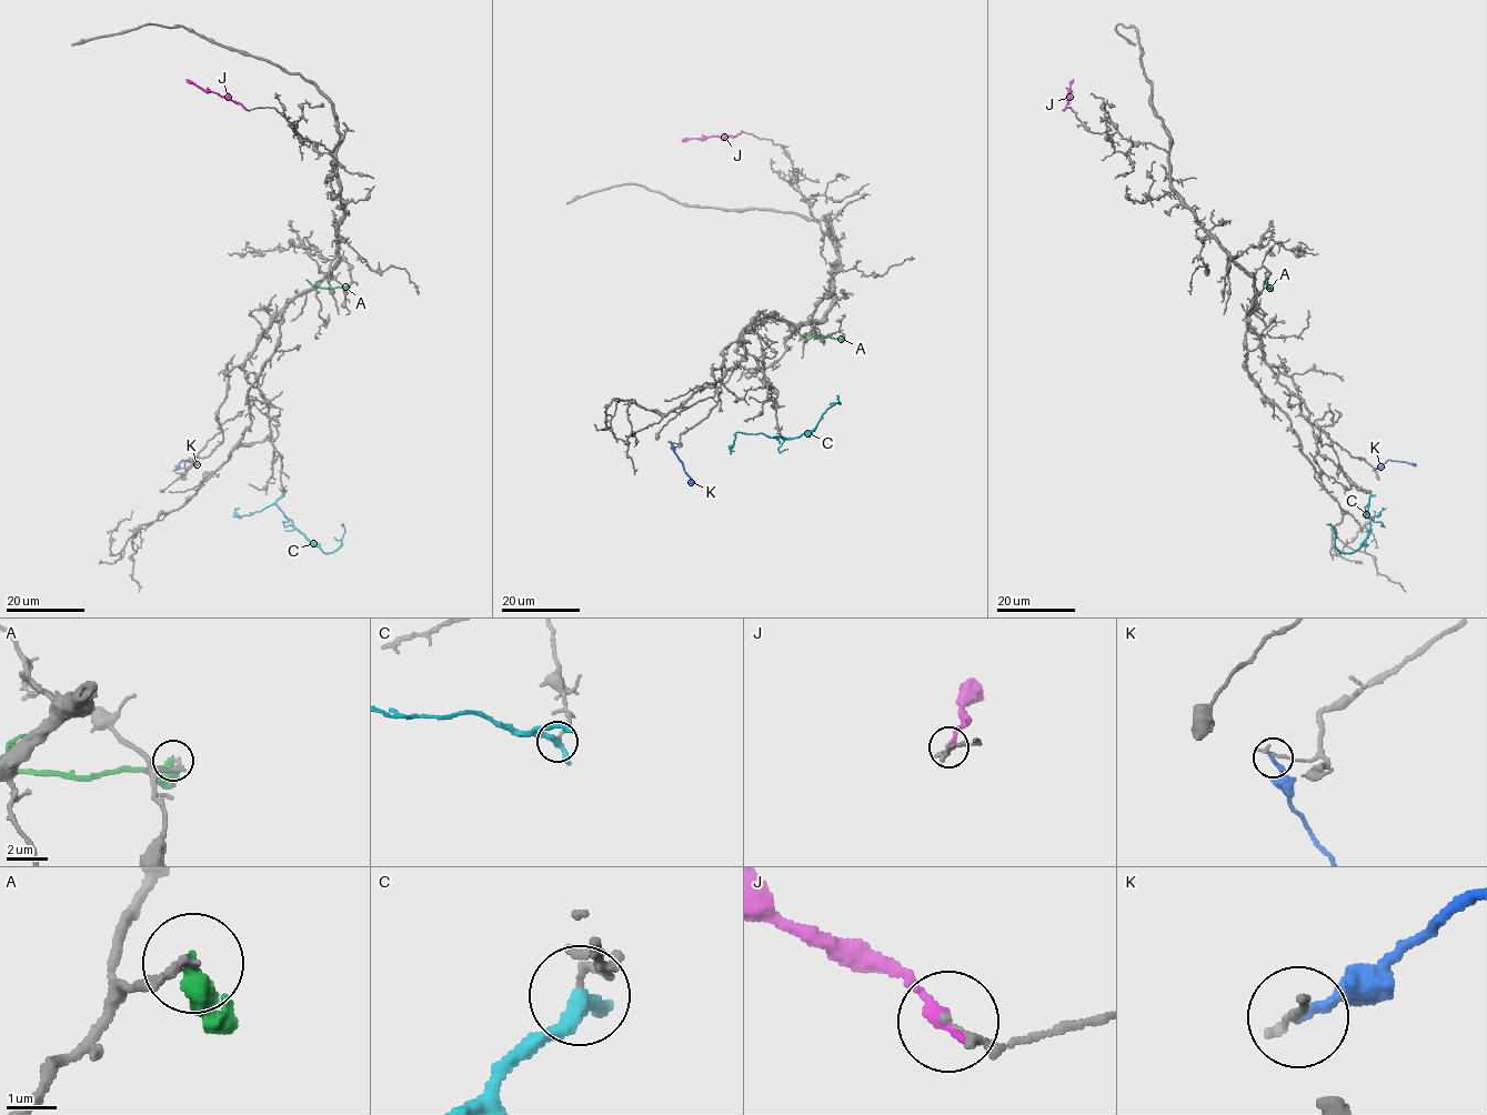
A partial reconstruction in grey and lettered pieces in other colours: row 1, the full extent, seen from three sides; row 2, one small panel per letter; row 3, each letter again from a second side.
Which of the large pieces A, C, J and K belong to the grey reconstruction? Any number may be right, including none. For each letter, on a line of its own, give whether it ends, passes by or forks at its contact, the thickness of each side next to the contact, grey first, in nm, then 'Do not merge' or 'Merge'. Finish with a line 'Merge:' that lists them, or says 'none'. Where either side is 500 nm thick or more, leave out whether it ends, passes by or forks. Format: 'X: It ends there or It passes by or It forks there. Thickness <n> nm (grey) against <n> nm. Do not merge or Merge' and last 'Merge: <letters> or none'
A: It passes by. Thickness 180 nm (grey) against 360 nm. Do not merge
C: It passes by. Thickness 140 nm (grey) against 280 nm. Do not merge
J: It ends there. Thickness 170 nm (grey) against 300 nm. Do not merge
K: It ends there. Thickness 170 nm (grey) against 220 nm. Do not merge
Merge: none

